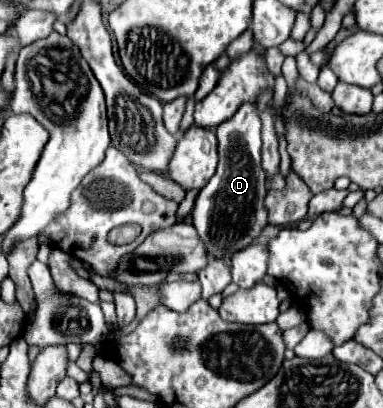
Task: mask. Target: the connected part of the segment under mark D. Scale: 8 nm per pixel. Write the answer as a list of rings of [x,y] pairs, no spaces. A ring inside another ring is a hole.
[[[244,102],[236,114],[216,128],[218,138],[218,168],[210,182],[198,192],[194,208],[190,212],[192,224],[198,230],[200,240],[204,242],[210,256],[230,256],[248,244],[262,232],[266,226],[264,210],[264,170],[260,166],[260,116],[256,104]]]

